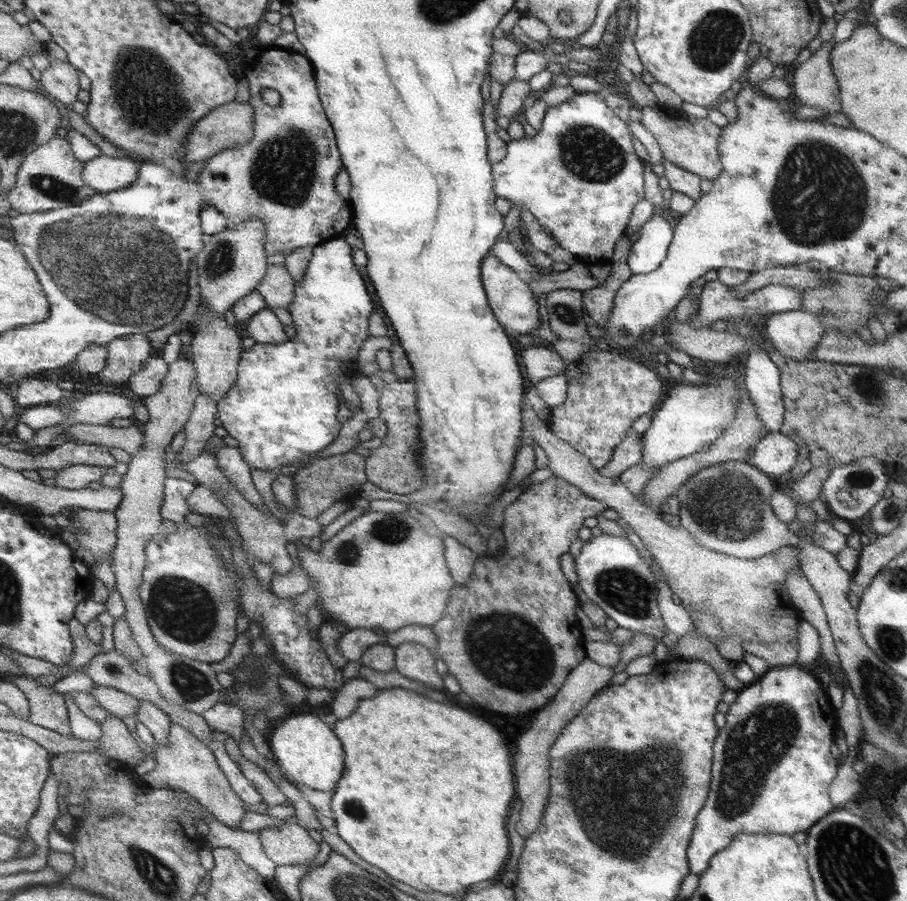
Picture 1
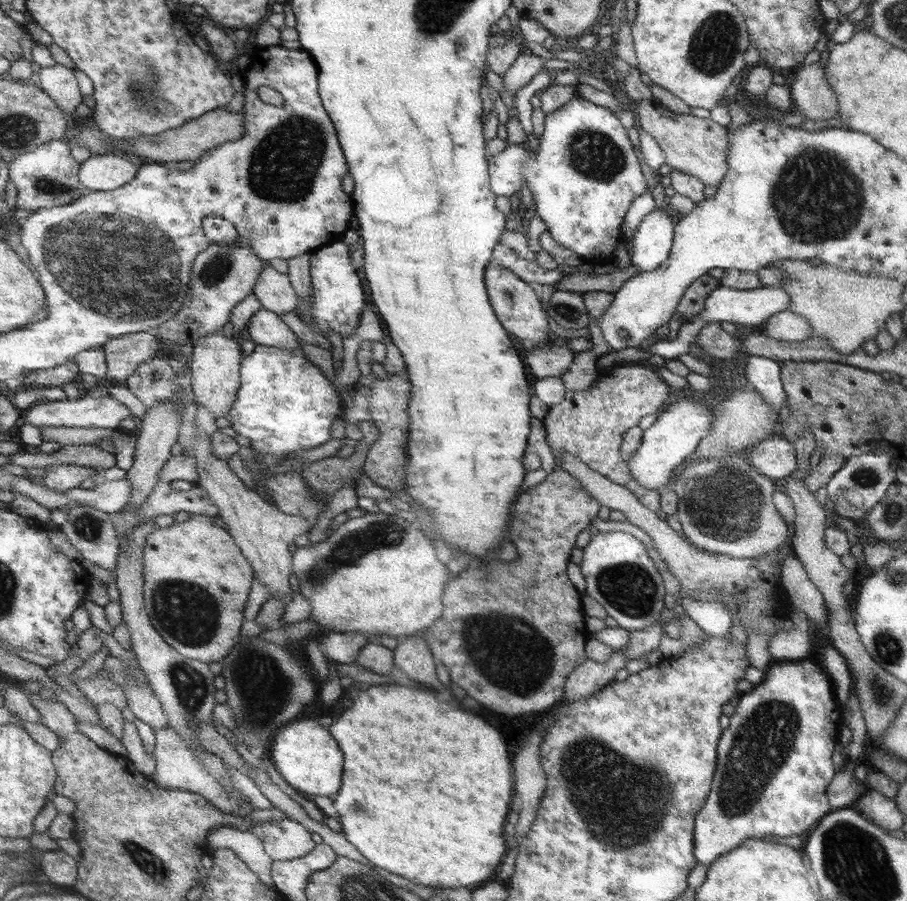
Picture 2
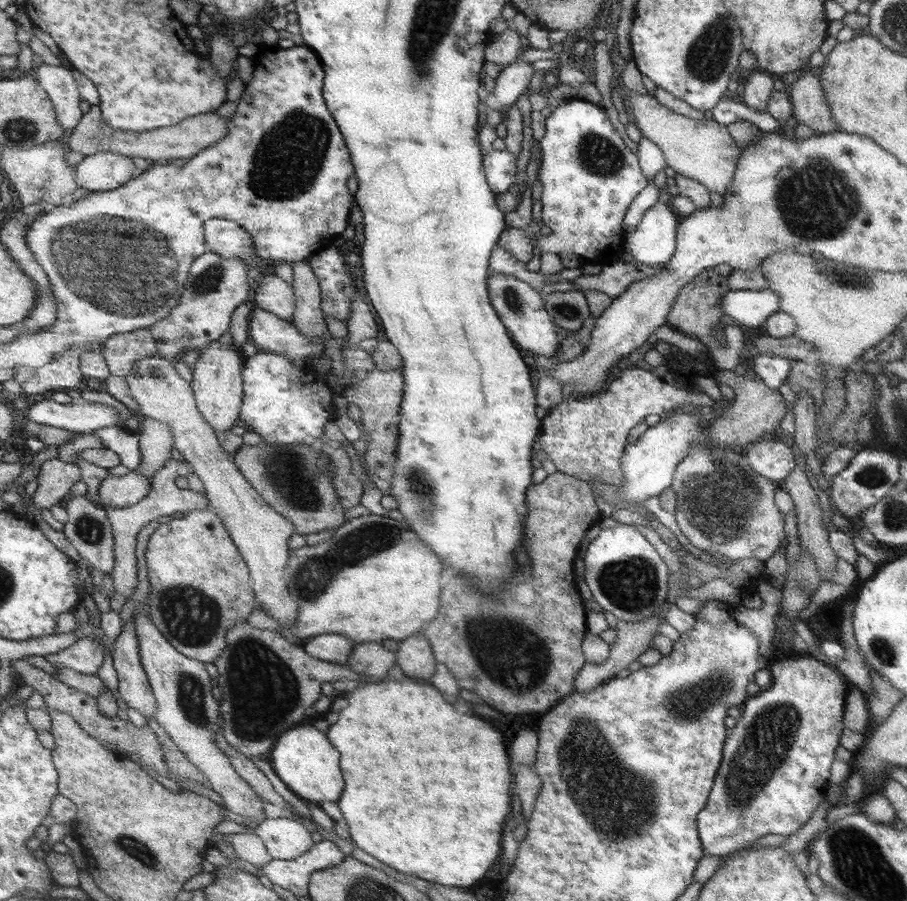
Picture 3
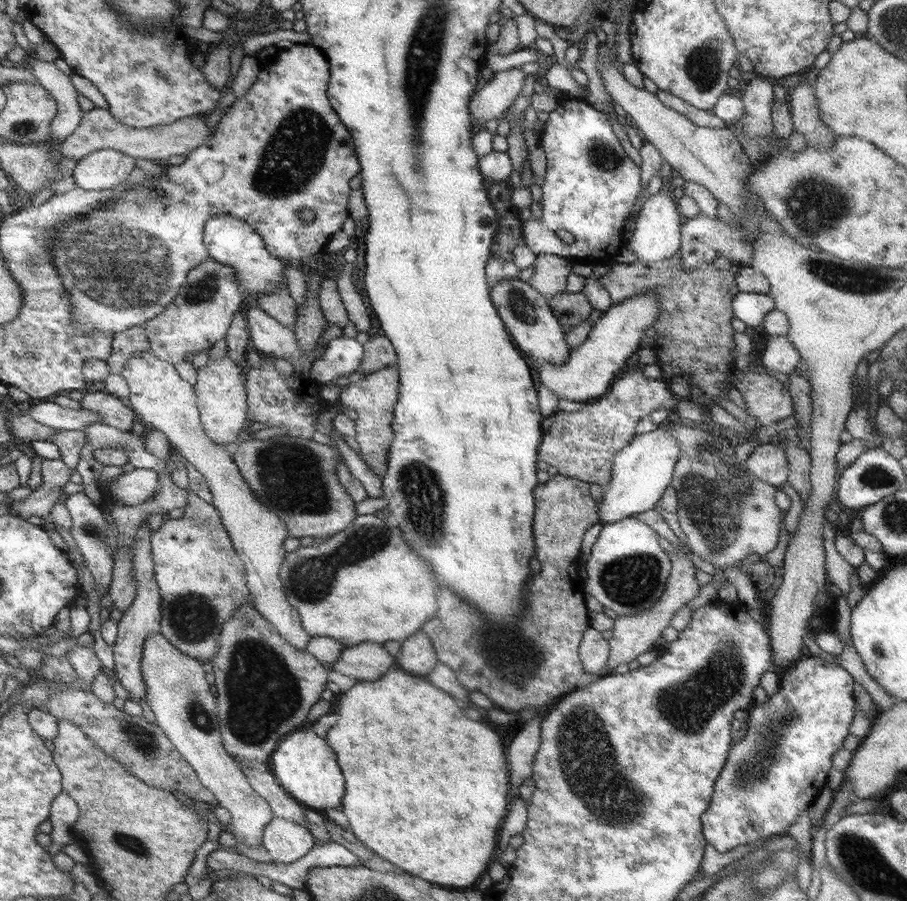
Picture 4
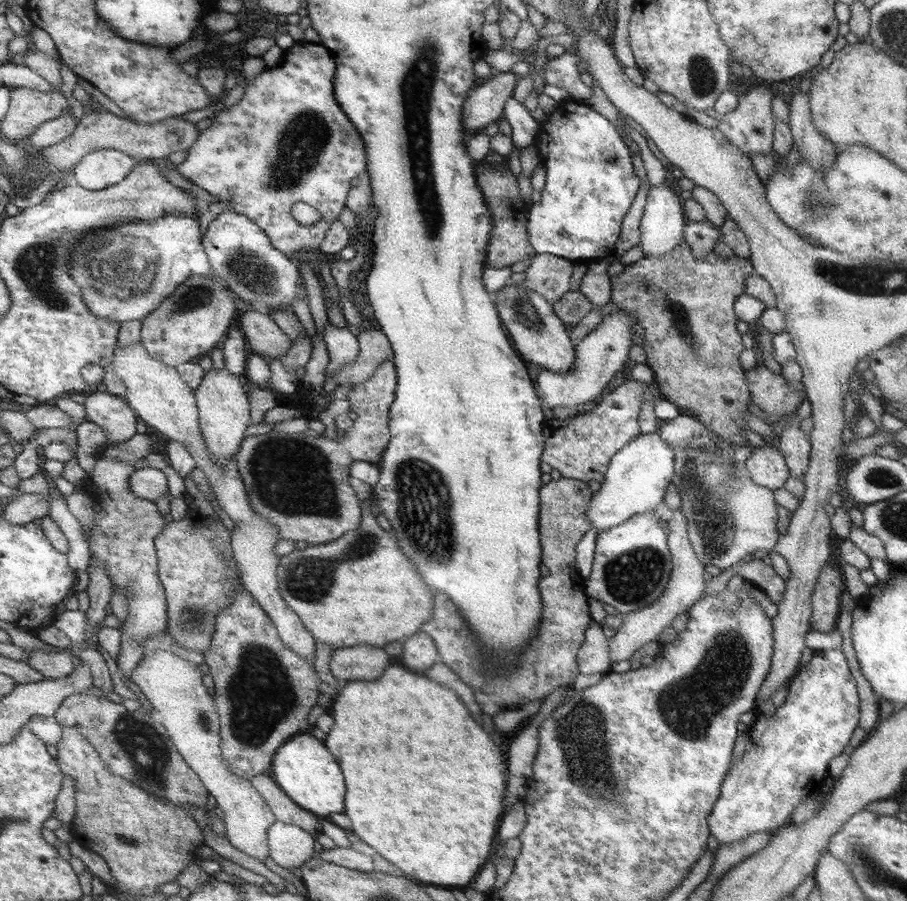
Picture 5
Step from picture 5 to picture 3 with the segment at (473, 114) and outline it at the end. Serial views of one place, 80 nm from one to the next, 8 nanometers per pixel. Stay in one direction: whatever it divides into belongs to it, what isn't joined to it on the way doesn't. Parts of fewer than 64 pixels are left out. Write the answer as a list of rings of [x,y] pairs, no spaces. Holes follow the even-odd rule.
[[[513,61],[500,70],[494,80],[493,94],[491,96],[483,95],[484,99],[480,102],[479,112],[484,115],[487,106],[497,111],[499,107],[509,108],[522,93],[522,90],[529,88],[535,82],[537,76],[537,71],[533,70],[531,63]]]

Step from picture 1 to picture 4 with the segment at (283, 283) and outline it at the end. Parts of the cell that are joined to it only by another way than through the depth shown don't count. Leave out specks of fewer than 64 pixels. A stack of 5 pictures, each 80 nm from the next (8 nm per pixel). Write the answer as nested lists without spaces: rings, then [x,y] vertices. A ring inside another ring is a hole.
[[[286,287],[267,295],[260,295],[257,297],[256,302],[262,311],[265,311],[279,324],[284,325],[291,331],[294,330],[296,306]]]

